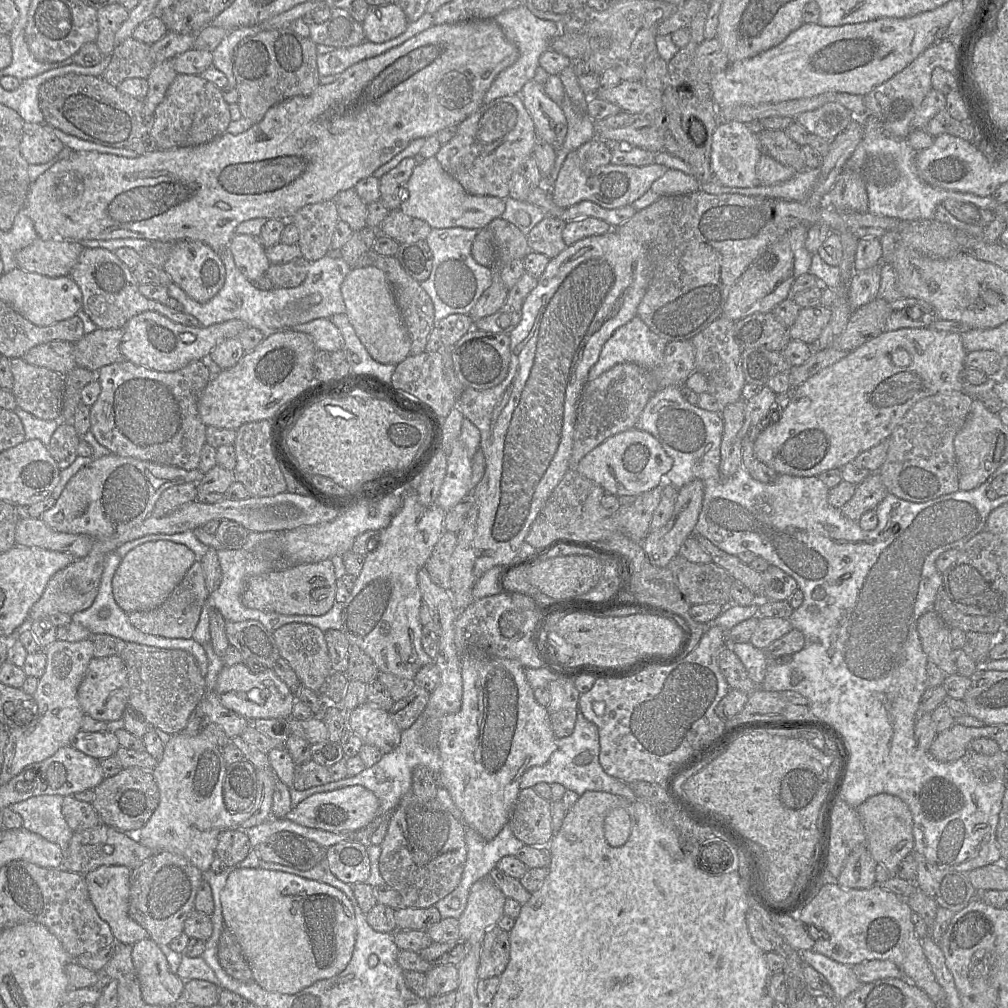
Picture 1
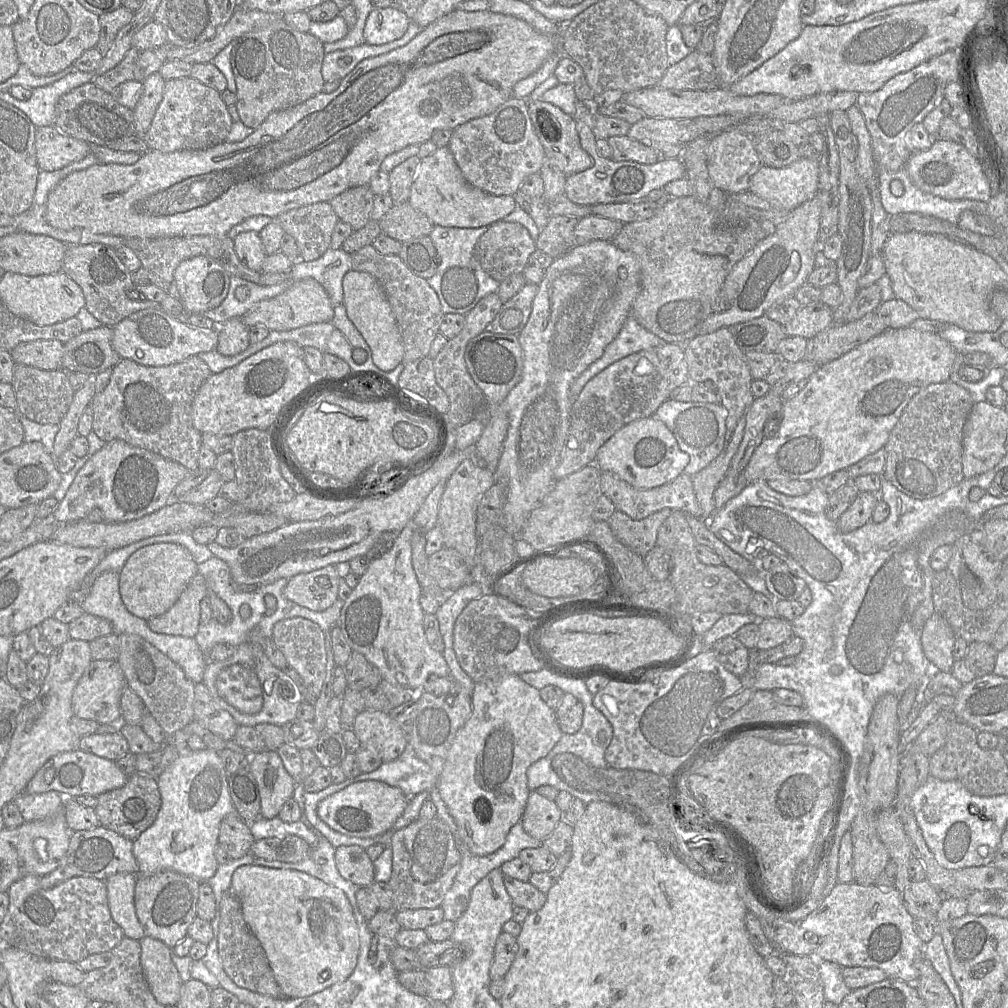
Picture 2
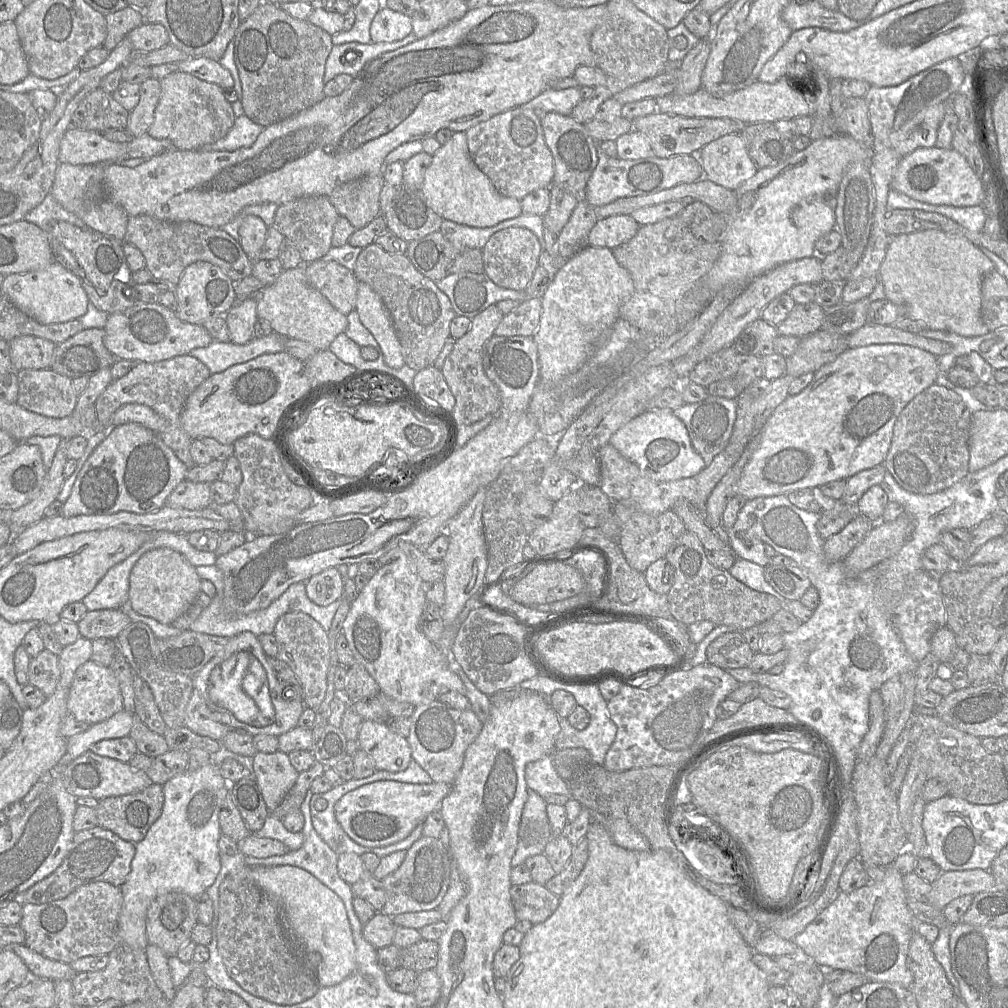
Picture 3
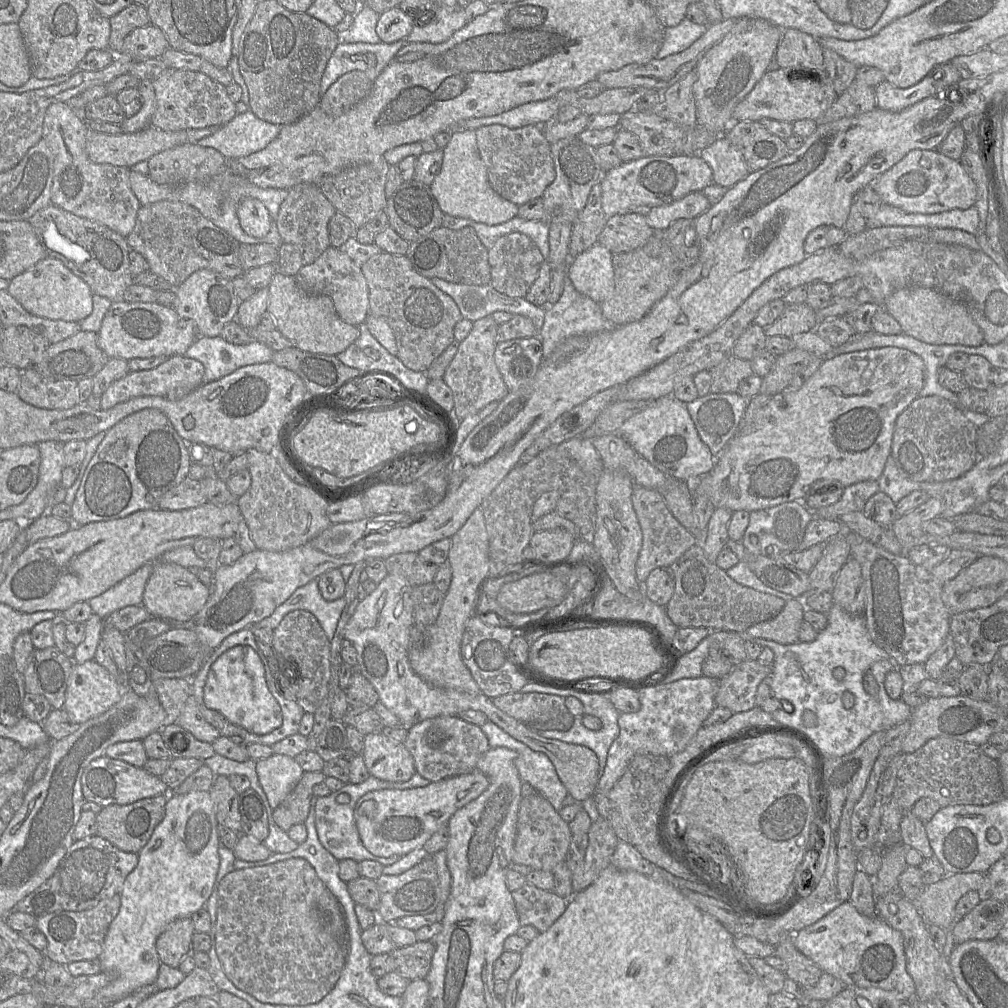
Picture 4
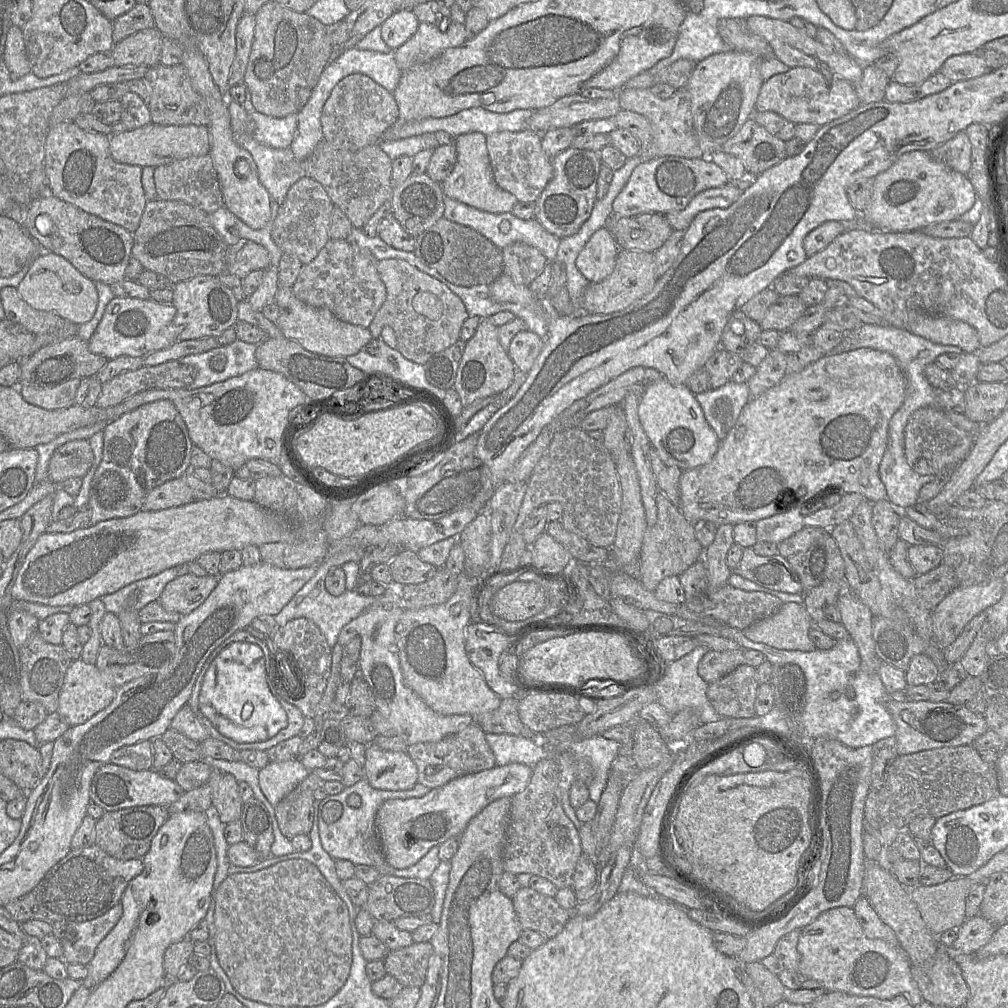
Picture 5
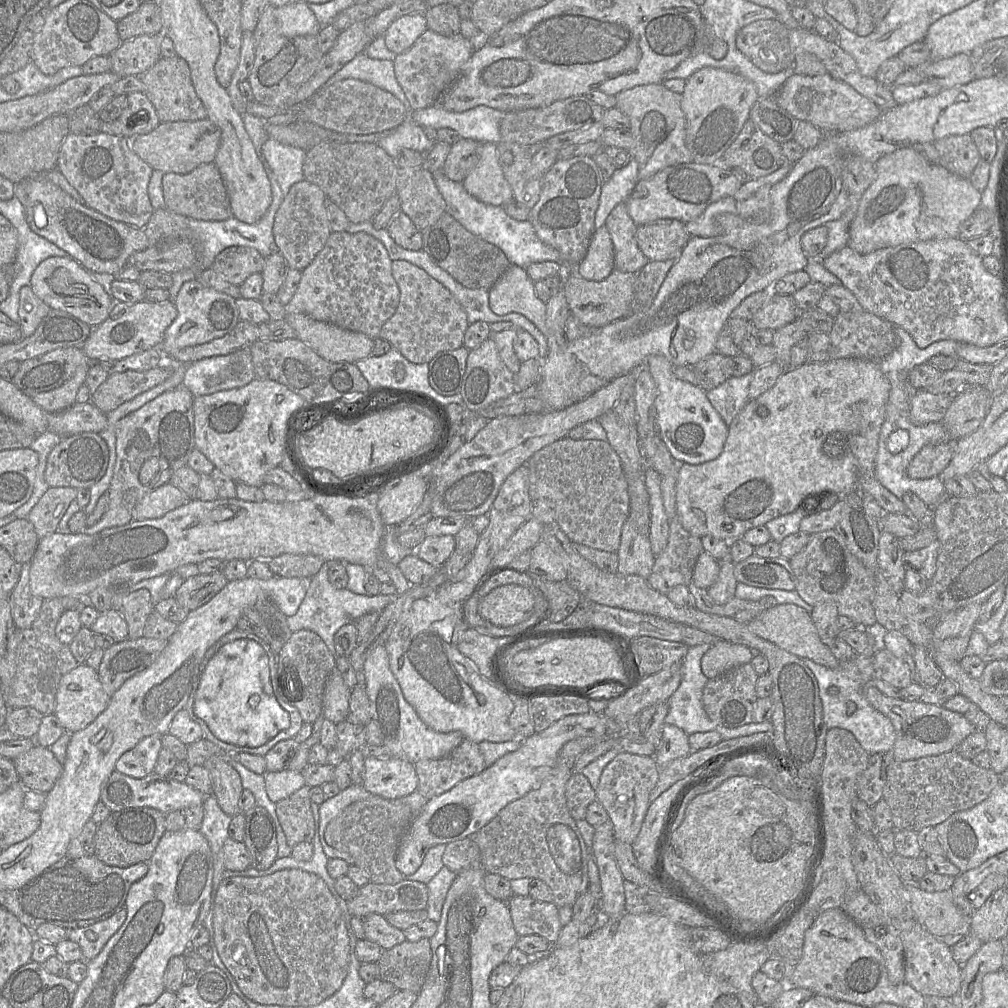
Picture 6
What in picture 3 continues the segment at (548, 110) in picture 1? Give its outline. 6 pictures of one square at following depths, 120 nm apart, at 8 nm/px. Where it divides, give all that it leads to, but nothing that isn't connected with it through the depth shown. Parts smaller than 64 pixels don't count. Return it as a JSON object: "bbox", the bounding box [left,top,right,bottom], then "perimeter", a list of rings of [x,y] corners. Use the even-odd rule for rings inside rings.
{"bbox":[540,112,598,199],"perimeter":[[[555,112],[542,113],[540,122],[545,143],[553,157],[552,183],[583,199],[587,182],[598,163],[595,140],[588,134],[584,124],[578,123],[570,116]]]}

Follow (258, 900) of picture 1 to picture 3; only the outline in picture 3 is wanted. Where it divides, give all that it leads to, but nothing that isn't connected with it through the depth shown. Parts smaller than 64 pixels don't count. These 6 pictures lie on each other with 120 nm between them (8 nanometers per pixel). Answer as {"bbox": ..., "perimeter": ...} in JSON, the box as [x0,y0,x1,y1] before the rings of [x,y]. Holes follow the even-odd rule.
{"bbox":[250,866,356,987],"perimeter":[[[250,866],[252,877],[269,897],[277,897],[290,920],[293,935],[304,945],[304,953],[321,957],[317,976],[320,987],[334,986],[356,967],[356,948],[351,925],[341,898],[311,873],[294,866]]]}

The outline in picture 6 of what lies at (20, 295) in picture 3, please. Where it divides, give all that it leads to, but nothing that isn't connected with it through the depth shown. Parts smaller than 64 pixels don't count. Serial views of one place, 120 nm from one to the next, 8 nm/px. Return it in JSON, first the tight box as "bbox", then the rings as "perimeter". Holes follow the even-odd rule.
{"bbox":[29,257,116,328],"perimeter":[[[49,257],[42,261],[33,272],[29,286],[51,309],[67,312],[92,328],[99,326],[109,317],[116,302],[102,285],[92,280],[86,269],[71,257]]]}

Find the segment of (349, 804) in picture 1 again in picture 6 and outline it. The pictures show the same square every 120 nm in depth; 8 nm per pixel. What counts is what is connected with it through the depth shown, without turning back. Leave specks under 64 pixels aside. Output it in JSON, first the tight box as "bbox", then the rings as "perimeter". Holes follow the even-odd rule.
{"bbox":[395,712,630,875],"perimeter":[[[589,712],[586,714],[565,716],[544,731],[522,739],[521,746],[516,751],[502,756],[481,773],[459,782],[450,790],[427,801],[400,841],[395,860],[396,868],[403,875],[415,873],[421,866],[427,851],[431,847],[437,844],[447,845],[450,842],[472,836],[488,824],[506,805],[522,798],[531,790],[537,789],[555,767],[558,754],[567,742],[584,736],[601,738],[603,741],[610,738],[620,738],[630,732],[627,730],[627,725],[627,723],[615,722],[604,716],[603,713]]]}

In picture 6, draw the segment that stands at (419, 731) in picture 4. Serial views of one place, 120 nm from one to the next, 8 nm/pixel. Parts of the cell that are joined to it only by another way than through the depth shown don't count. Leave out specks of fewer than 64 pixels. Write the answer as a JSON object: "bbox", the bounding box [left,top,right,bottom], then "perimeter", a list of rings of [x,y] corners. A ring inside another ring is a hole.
{"bbox":[414,738,486,799],"perimeter":[[[466,738],[446,756],[422,759],[415,762],[414,766],[418,778],[417,791],[427,799],[441,795],[459,782],[486,769],[478,744]]]}

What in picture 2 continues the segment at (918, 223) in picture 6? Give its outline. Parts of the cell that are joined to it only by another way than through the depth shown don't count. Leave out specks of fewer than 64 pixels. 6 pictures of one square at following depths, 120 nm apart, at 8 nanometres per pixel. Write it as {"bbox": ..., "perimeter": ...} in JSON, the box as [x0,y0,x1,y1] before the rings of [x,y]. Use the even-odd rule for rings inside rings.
{"bbox":[906,138,991,203],"perimeter":[[[934,138],[929,149],[911,154],[906,169],[917,187],[941,198],[947,200],[971,199],[986,203],[991,198],[990,185],[981,166],[968,150],[957,142]]]}

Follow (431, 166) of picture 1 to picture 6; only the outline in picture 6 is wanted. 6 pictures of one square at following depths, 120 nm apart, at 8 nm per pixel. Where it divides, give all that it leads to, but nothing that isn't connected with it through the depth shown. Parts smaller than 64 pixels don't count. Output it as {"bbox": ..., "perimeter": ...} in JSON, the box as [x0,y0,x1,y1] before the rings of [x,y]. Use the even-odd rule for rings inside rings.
{"bbox":[462,142,514,207],"perimeter":[[[491,142],[481,143],[479,161],[462,184],[470,195],[493,206],[503,207],[514,198],[498,159],[497,145]]]}

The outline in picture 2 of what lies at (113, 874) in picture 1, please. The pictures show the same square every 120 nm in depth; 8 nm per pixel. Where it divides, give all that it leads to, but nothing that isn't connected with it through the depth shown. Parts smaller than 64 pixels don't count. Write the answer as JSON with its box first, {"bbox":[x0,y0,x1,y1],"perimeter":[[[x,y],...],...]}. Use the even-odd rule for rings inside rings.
{"bbox":[106,873,146,940],"perimeter":[[[118,873],[106,881],[108,905],[112,919],[123,931],[125,937],[141,940],[146,933],[139,922],[135,904],[136,875],[133,873]]]}

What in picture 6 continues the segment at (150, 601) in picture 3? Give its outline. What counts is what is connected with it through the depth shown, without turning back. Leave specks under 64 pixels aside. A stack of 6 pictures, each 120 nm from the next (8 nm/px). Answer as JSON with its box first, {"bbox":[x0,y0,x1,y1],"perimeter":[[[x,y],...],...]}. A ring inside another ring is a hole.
{"bbox":[174,571,227,611],"perimeter":[[[222,571],[199,574],[185,579],[174,597],[182,607],[193,611],[210,601],[227,583]]]}

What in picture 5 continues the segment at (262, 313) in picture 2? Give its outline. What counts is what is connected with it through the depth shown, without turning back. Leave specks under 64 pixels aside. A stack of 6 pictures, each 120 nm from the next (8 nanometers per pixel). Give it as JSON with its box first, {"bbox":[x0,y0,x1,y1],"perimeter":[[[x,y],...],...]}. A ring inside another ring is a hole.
{"bbox":[275,288,373,357],"perimeter":[[[279,288],[275,302],[279,307],[278,327],[282,335],[297,341],[310,352],[330,357],[347,357],[358,353],[373,339],[368,328],[343,322],[327,309],[307,305],[294,295],[292,288]]]}

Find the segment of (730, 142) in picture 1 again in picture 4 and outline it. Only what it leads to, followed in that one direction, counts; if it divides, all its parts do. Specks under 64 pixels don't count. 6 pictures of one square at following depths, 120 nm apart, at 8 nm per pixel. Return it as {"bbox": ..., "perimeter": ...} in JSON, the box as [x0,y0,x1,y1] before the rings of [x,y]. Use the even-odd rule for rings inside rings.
{"bbox":[698,136,750,188],"perimeter":[[[719,136],[698,154],[712,169],[713,183],[724,188],[730,188],[750,173],[740,150],[725,136]]]}

